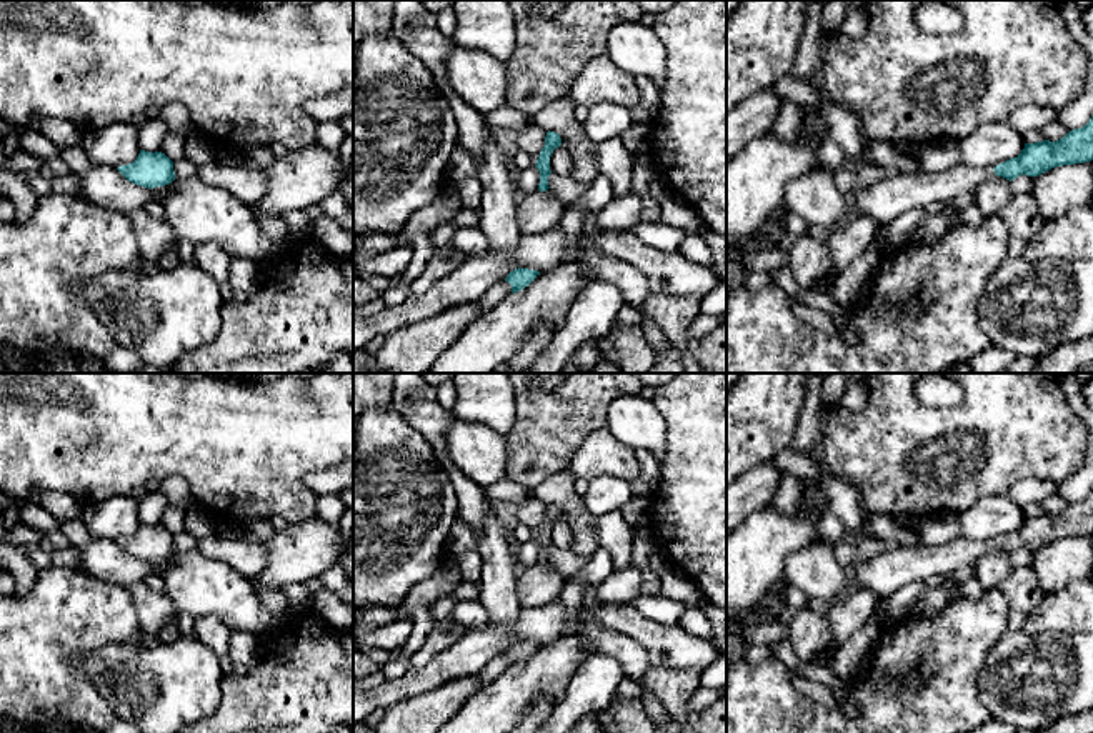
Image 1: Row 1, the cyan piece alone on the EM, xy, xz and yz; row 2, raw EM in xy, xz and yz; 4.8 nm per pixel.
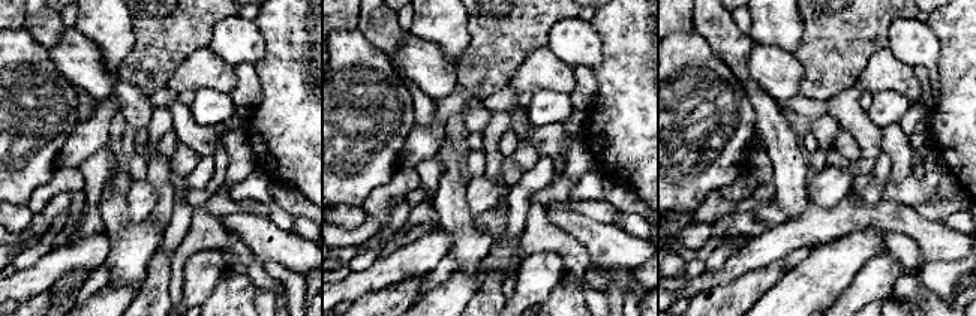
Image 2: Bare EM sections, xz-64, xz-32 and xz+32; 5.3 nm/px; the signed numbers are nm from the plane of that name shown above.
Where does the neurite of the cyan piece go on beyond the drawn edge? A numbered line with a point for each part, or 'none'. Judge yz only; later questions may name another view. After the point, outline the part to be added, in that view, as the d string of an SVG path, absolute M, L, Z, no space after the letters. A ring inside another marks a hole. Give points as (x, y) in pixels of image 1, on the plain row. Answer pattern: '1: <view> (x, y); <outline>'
1: yz (897, 567); M963 536L940 546L890 546L860 565L855 580L861 588L885 598L908 583L926 581L973 565L991 548L993 541L970 541Z

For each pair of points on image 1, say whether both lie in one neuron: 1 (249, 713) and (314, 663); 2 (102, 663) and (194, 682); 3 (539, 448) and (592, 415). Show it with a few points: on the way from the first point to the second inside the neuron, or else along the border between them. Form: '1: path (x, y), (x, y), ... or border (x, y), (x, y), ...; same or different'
1: path (265, 712), (297, 680); same
2: path (125, 673), (139, 682), (170, 682); same
3: path (552, 435), (572, 415), (578, 415); same

